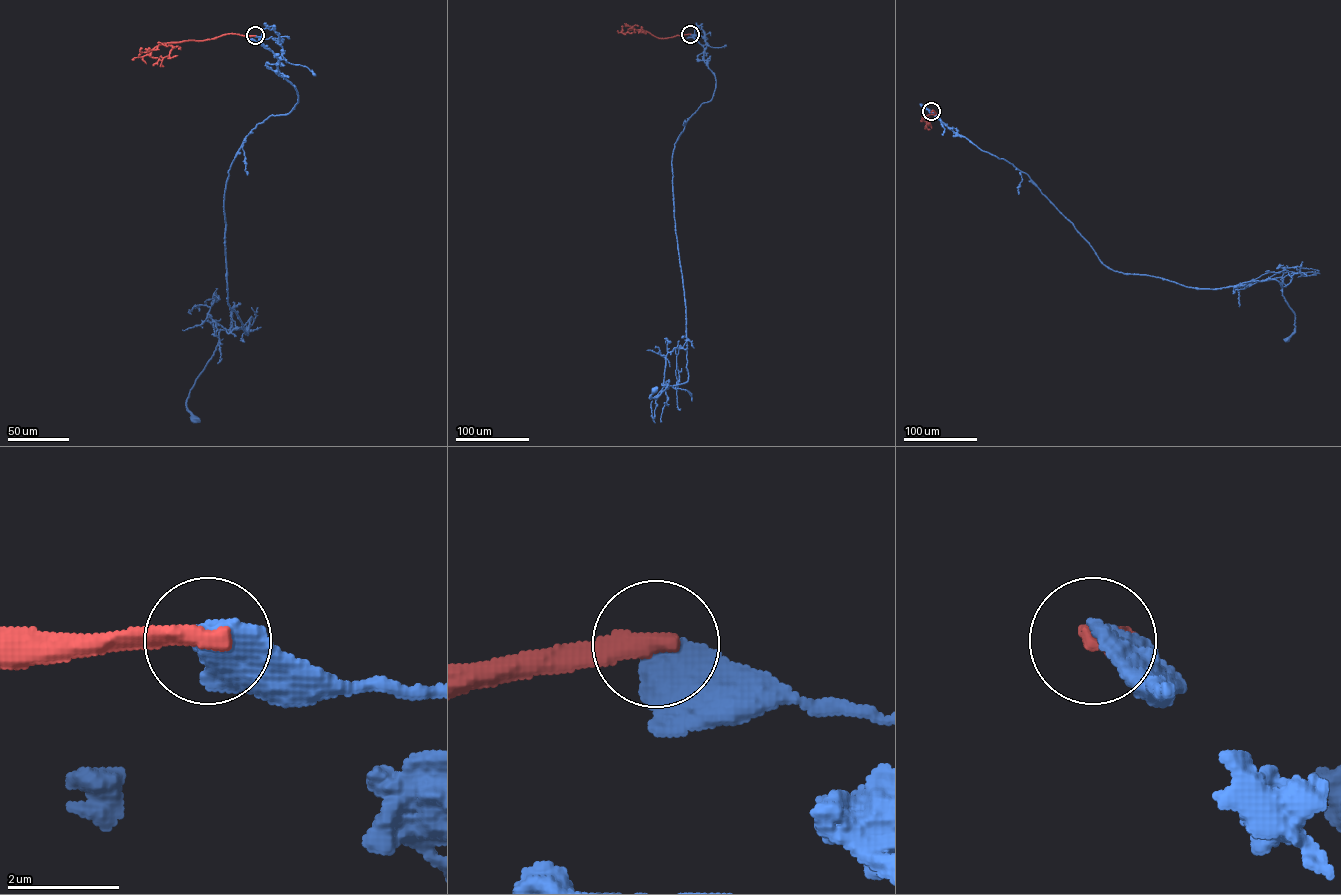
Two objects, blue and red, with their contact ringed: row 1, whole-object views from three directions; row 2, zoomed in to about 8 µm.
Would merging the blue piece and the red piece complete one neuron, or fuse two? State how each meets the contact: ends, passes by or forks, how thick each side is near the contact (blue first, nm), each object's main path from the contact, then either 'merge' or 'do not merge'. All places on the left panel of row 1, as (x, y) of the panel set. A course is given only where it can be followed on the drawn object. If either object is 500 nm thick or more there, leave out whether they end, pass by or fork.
calibres 600 and 380 nm; course blue (255, 35), (298, 102), (230, 167), (227, 303), (247, 334), (251, 317), (220, 330), (187, 399), (194, 419); course red (255, 35), (227, 34), (211, 39), (163, 43), (140, 57), (142, 48); do not merge

